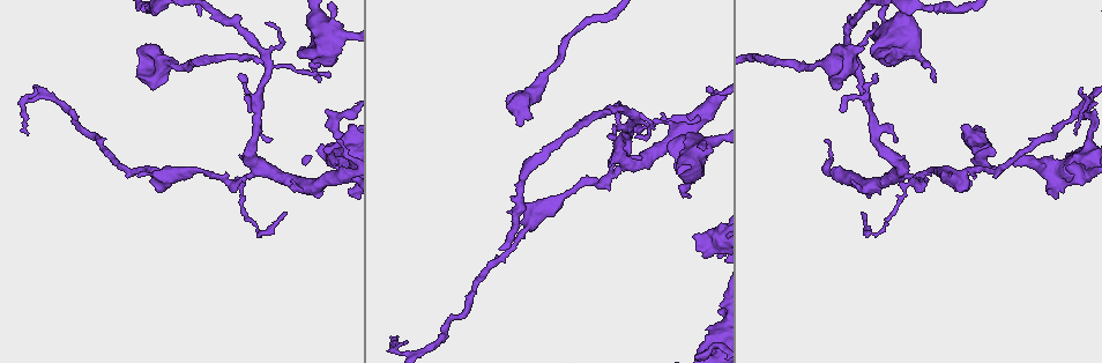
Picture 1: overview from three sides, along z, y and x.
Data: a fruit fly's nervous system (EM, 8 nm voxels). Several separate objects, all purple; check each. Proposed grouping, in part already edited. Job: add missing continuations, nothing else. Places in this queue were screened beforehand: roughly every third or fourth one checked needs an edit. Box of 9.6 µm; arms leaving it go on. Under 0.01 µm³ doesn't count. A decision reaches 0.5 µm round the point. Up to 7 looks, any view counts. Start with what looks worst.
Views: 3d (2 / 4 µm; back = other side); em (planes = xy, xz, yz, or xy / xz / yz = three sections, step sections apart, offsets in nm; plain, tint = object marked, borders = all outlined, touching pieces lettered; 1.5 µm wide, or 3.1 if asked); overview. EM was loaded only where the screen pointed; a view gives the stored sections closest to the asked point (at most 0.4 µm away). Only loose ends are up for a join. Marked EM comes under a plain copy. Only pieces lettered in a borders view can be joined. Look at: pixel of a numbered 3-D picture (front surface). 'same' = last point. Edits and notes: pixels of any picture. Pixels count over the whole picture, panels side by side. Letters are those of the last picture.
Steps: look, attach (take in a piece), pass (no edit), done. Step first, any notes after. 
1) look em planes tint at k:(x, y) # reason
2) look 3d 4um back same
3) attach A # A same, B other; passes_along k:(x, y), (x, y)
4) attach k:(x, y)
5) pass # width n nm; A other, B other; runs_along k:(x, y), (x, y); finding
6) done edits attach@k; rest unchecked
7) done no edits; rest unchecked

look 3d 4um at 1:(982, 146) # free end

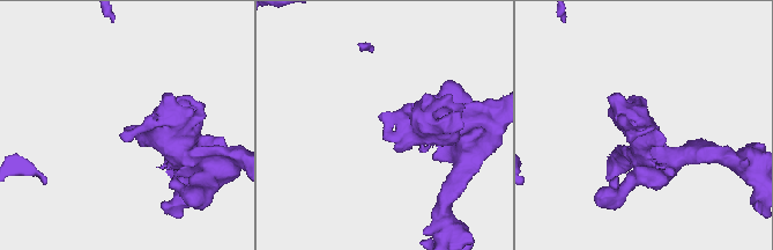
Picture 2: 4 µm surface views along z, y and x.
look em planes borders at 2:(385, 128)

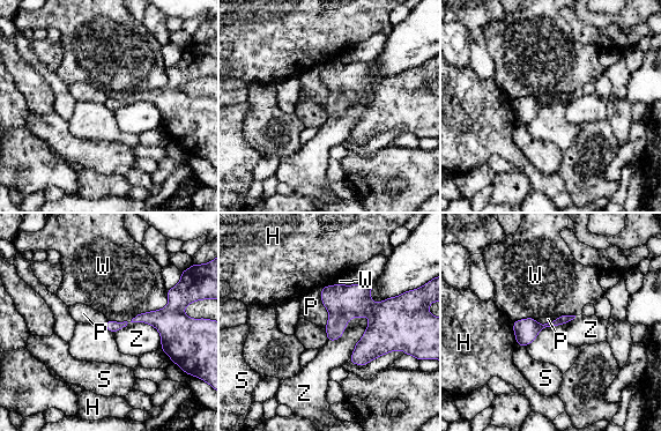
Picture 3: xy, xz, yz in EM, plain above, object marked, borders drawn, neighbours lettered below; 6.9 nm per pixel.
pass # H other, P other, S other, W other, Z other; border 3:(321, 287), (326, 327); none of them fits

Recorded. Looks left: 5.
look em planes tint at 1:(934, 81) # thin end

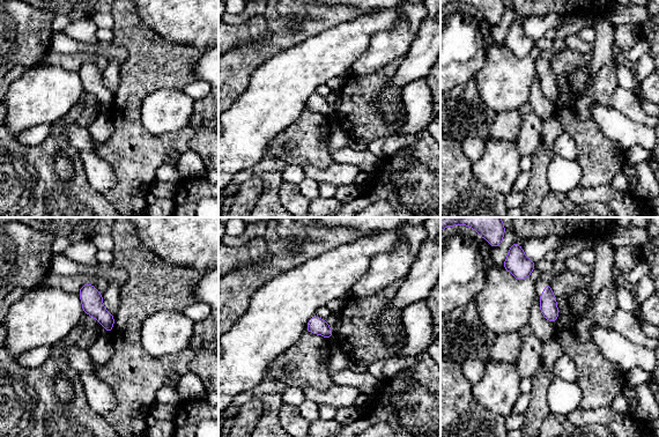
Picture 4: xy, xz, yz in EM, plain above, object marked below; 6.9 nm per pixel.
look em planes borders same

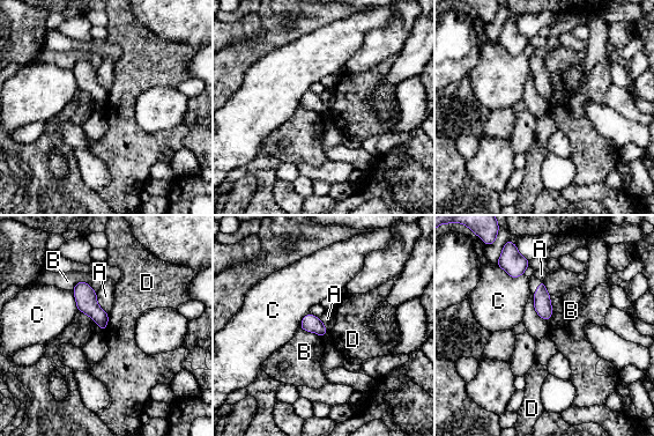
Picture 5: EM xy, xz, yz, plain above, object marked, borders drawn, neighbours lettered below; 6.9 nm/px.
pass # width 120 nm; A other, B other, C other, D other; border 5:(109, 313), (106, 325); no lettered piece goes on from it

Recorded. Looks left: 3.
look em xz step 8 tint at 1:(1083, 87) # tapers out

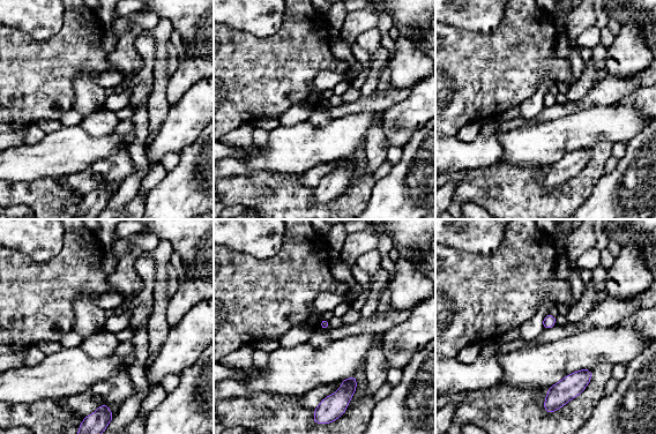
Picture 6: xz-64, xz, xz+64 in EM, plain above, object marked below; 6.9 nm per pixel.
look em planes borders same

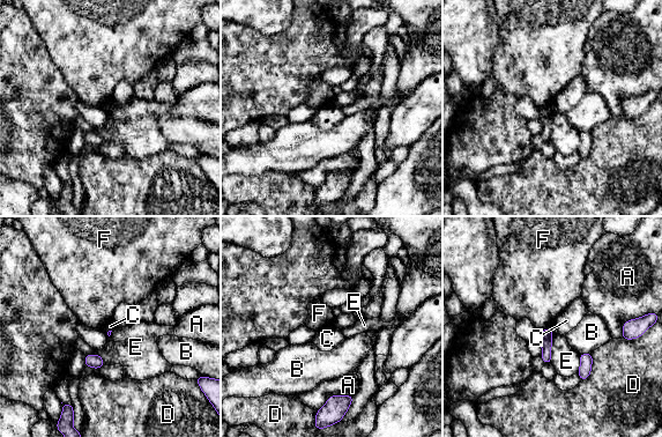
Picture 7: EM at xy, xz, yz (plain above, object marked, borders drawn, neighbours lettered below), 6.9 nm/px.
pass # A other, B other, C other, D other, E other, F other; border 7:(551, 327), (553, 333); none of them fits

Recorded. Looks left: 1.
done no edits; rest unchecked

